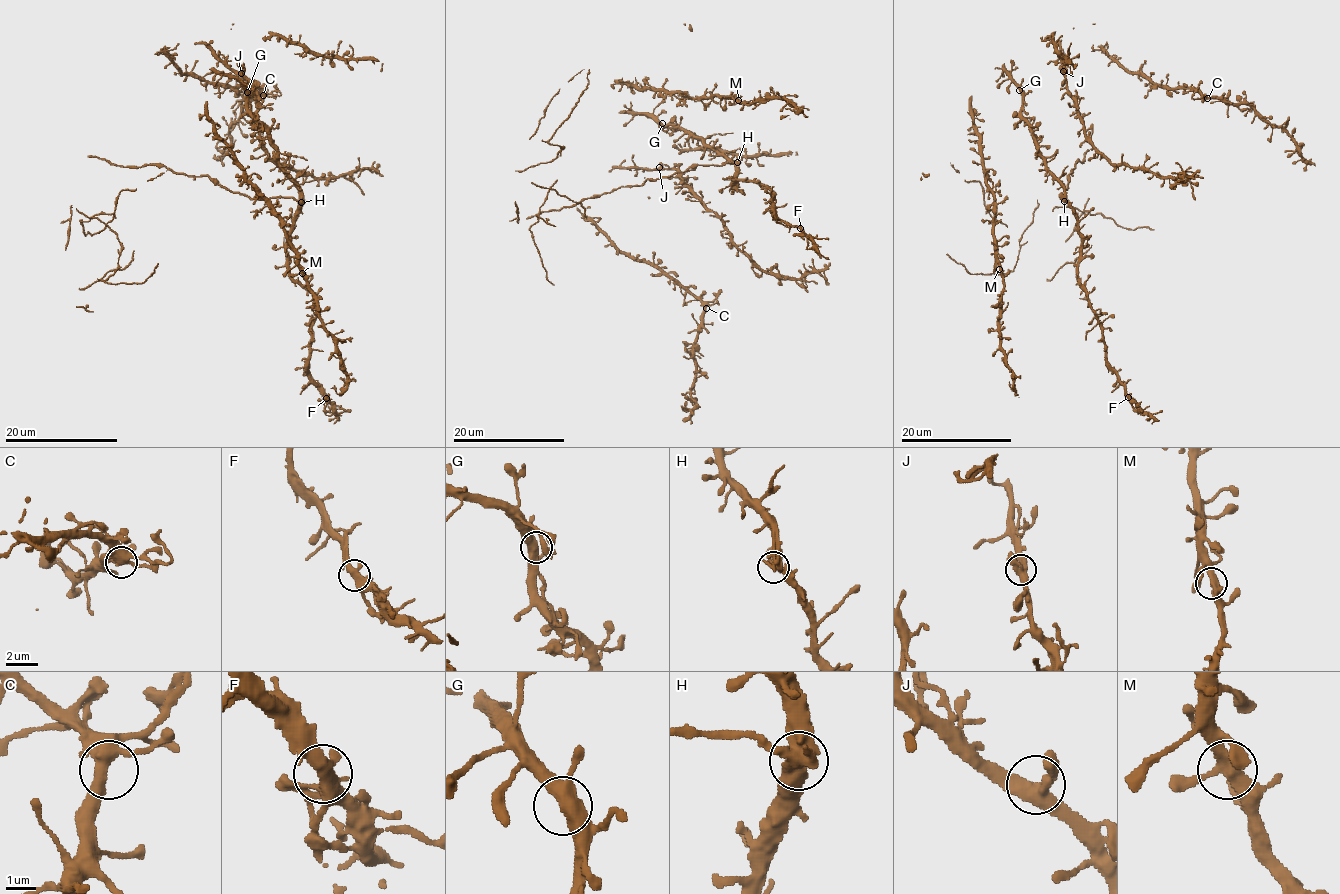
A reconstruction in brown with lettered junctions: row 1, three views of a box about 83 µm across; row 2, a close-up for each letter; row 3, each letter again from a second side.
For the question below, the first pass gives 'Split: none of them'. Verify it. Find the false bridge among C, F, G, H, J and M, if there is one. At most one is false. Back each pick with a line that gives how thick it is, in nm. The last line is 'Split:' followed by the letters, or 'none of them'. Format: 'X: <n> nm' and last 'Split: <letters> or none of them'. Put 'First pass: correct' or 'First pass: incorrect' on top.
First pass: incorrect
H: 420 nm
Split: H

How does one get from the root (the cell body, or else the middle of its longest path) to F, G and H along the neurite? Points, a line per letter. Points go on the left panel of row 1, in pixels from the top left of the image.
F: (273, 157), (299, 193), (287, 263), (290, 276), (312, 297), (316, 317), (308, 373), (326, 398)
G: (273, 157), (276, 159), (276, 146), (247, 105), (247, 92)
H: (273, 157), (295, 185), (300, 202)

